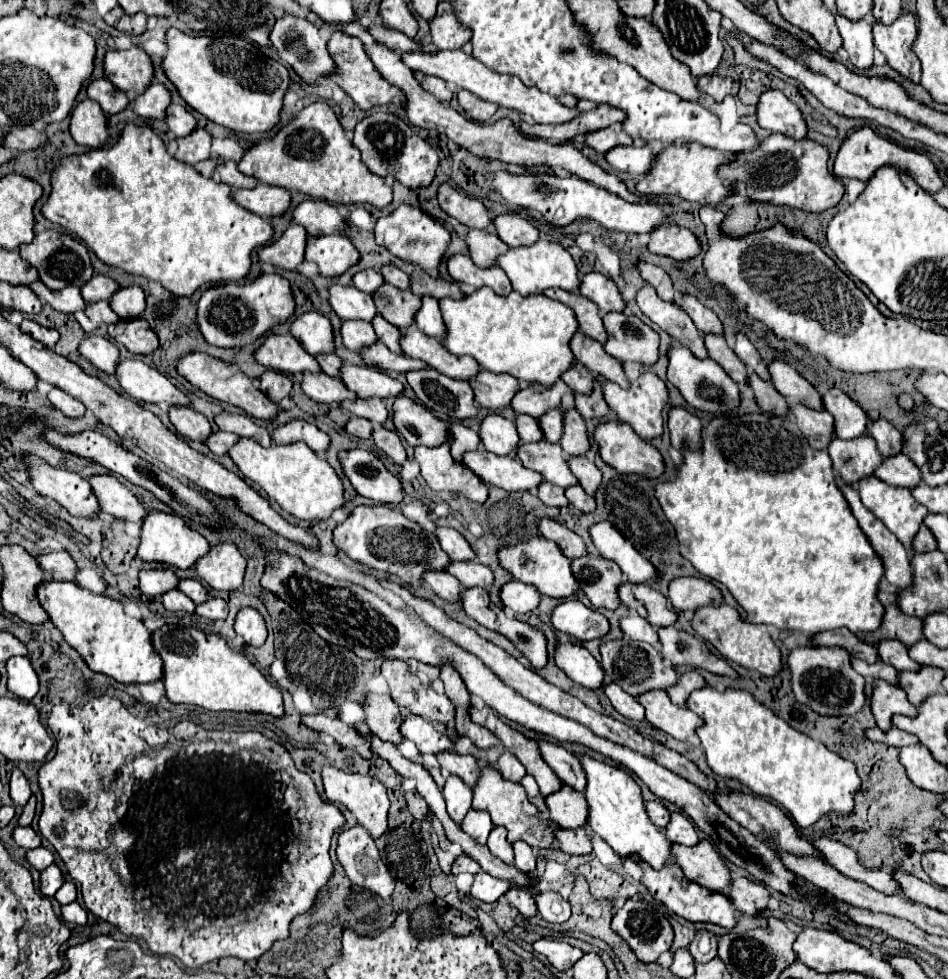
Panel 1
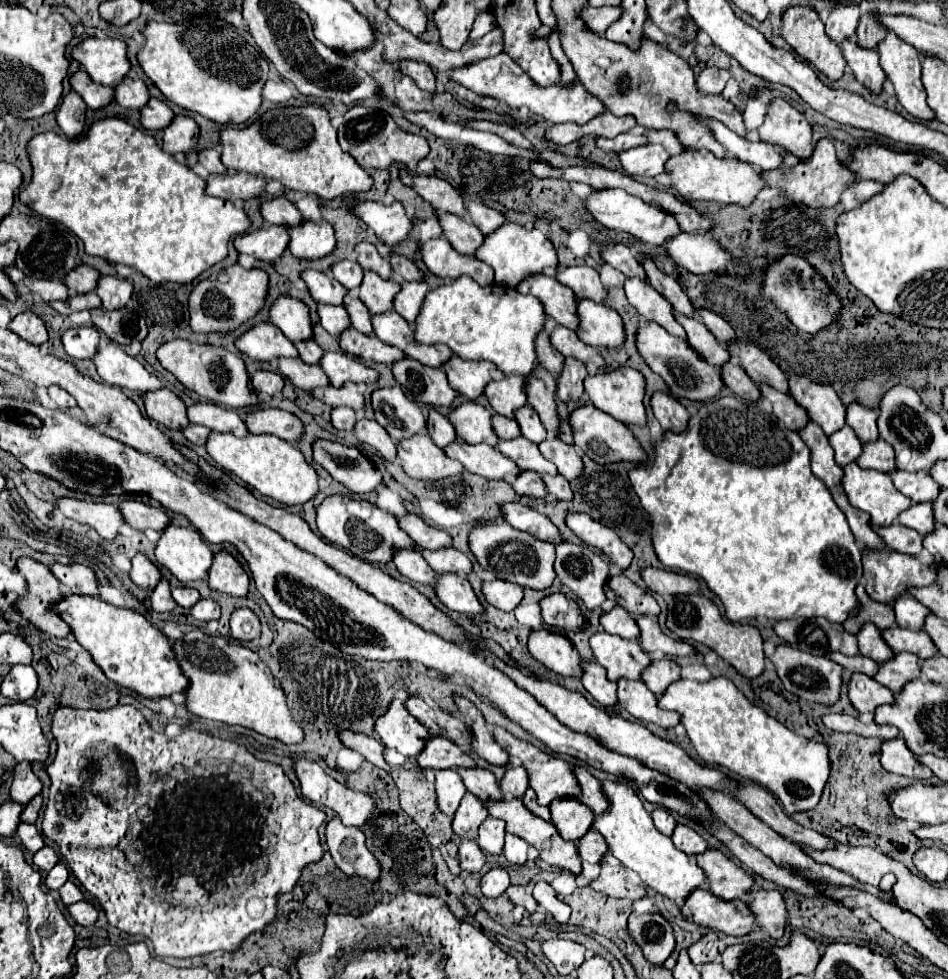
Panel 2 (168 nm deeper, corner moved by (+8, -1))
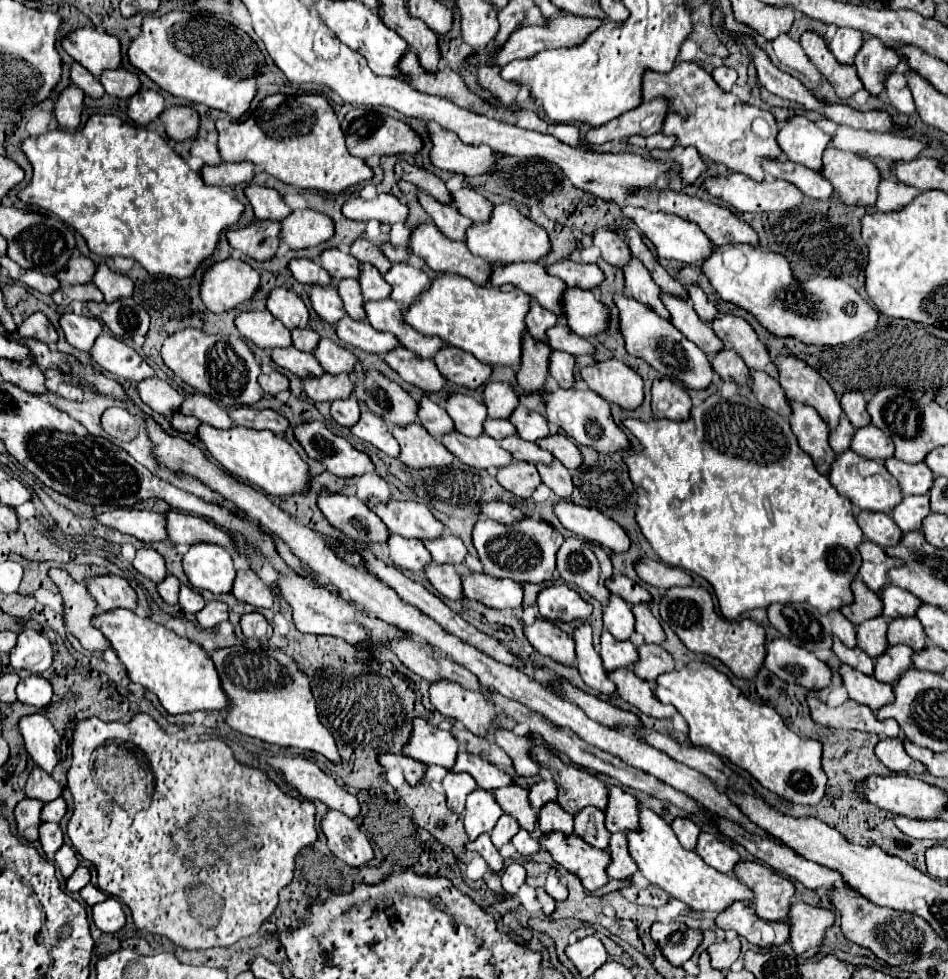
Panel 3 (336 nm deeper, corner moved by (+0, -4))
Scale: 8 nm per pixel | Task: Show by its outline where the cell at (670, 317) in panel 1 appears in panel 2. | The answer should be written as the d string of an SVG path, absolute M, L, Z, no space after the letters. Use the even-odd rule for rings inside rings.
M632 277L632 279L626 281L624 291L626 291L626 297L628 297L630 305L632 305L644 319L658 323L658 325L664 327L670 335L682 337L682 339L686 341L684 327L676 321L672 305L670 305L656 289L652 289L652 285L646 285L646 283L642 283L638 277Z

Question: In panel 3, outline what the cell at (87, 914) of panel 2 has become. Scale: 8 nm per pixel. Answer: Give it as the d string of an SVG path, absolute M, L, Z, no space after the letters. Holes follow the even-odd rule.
M108 898L92 908L94 924L108 934L114 934L126 926L126 914L116 898Z

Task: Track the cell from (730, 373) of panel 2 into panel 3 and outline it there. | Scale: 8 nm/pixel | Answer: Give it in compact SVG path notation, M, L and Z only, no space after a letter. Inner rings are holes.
M728 348L720 350L712 358L712 368L722 380L732 380L736 384L748 384L750 382L750 370L740 360L740 356Z

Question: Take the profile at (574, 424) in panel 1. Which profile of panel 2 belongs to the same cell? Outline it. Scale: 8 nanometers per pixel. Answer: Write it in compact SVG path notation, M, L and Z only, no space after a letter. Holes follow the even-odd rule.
M538 365L536 373L528 377L528 403L540 415L540 421L544 423L546 431L552 431L558 437L562 427L554 397L556 397L556 379L548 377L548 373L544 373L544 369L540 369Z

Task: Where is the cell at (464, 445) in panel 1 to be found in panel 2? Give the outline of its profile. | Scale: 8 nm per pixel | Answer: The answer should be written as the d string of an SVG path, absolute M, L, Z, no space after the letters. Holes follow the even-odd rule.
M430 409L430 415L428 415L428 435L440 449L444 449L446 445L458 439L454 425L448 421L448 417L440 415L436 409Z

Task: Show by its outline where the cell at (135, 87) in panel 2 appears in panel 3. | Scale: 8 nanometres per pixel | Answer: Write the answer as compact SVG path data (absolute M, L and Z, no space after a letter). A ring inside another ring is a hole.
M116 68L116 70L104 70L100 74L100 84L104 86L106 94L116 96L116 98L128 98L140 90L140 80L136 74Z

